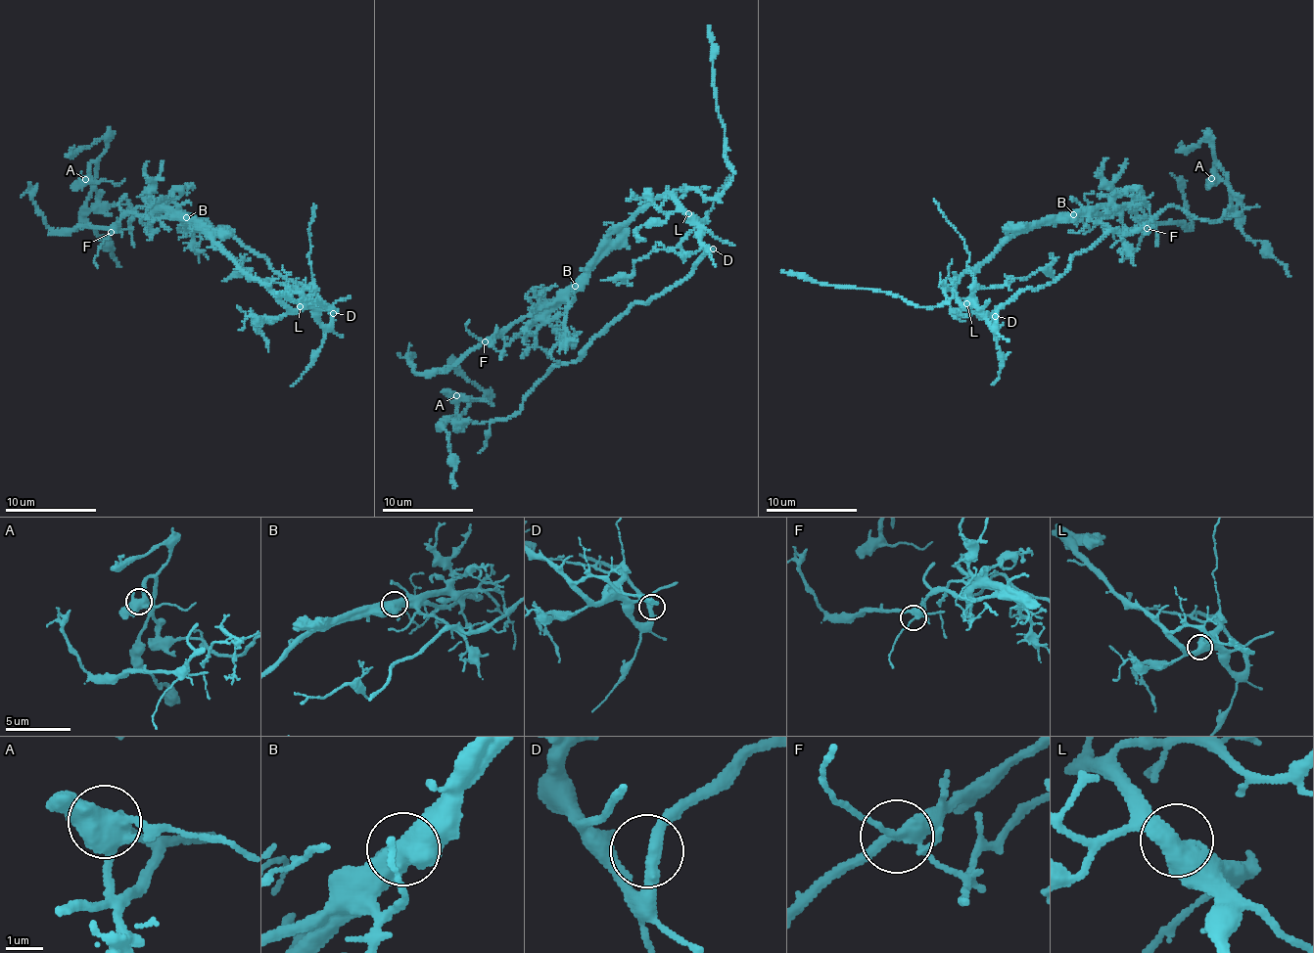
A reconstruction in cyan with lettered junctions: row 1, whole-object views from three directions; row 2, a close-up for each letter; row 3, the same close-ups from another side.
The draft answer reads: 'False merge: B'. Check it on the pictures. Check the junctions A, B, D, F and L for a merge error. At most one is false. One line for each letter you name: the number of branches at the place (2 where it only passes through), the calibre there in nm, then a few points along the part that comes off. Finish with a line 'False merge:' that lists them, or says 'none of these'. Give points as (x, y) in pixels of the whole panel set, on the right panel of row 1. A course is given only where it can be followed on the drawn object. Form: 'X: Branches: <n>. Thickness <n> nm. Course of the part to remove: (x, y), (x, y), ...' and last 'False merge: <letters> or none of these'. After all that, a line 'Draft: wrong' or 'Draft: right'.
B: Branches: 2. Thickness 700 nm. Course of the part to remove: (1073, 214), (1134, 204), (1149, 221), (1156, 218)
False merge: B
Draft: right

